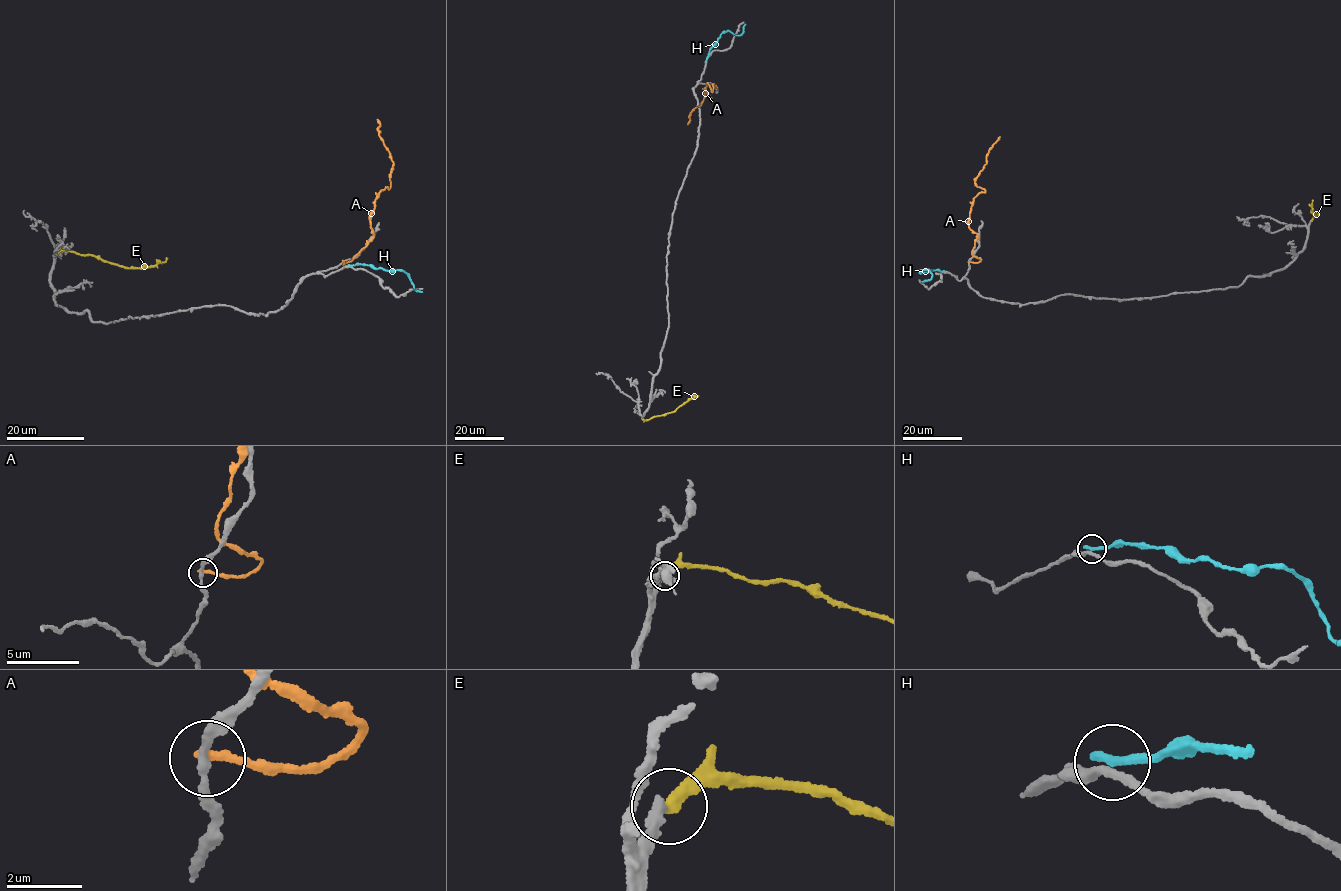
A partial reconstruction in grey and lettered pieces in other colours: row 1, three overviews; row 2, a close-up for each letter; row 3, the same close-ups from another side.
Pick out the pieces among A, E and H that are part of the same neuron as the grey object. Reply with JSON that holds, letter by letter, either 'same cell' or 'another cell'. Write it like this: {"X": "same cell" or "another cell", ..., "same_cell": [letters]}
{"A": "another cell", "E": "same cell", "H": "another cell", "same_cell": ["E"]}

